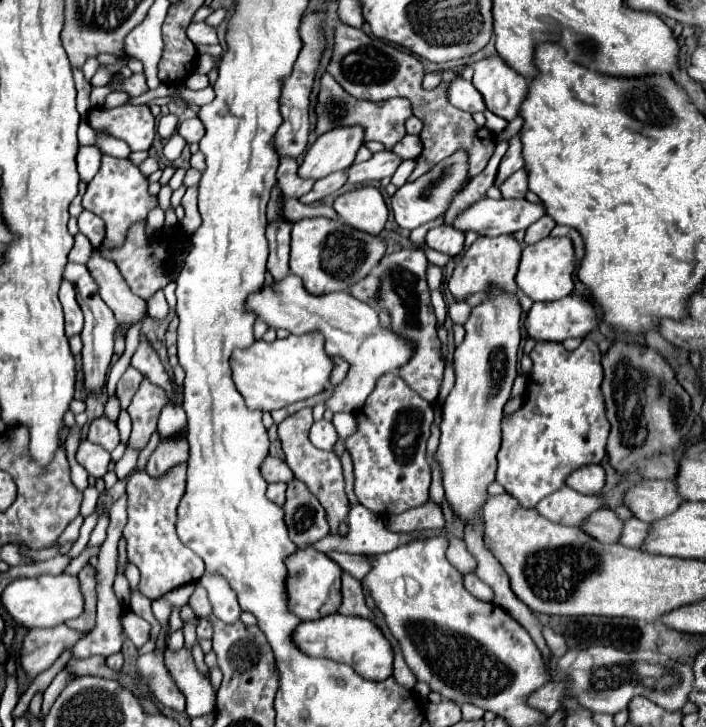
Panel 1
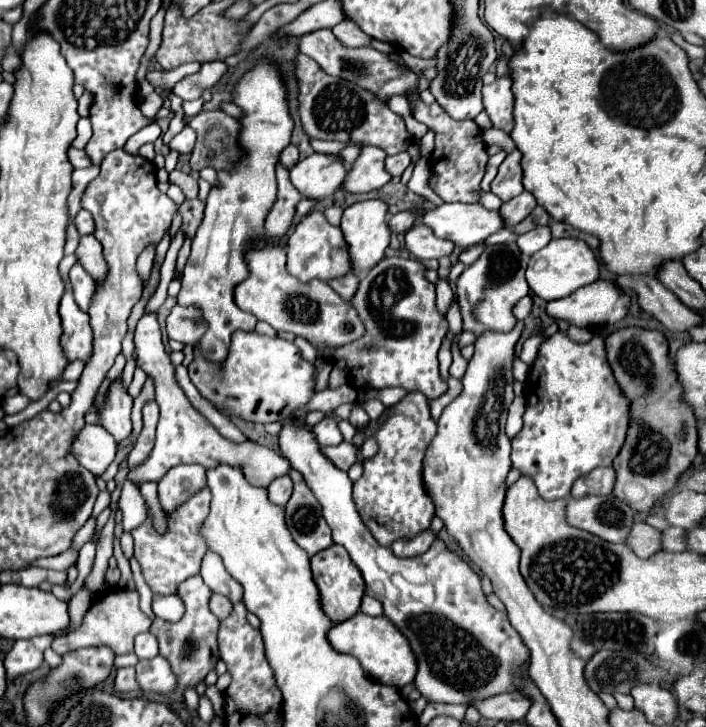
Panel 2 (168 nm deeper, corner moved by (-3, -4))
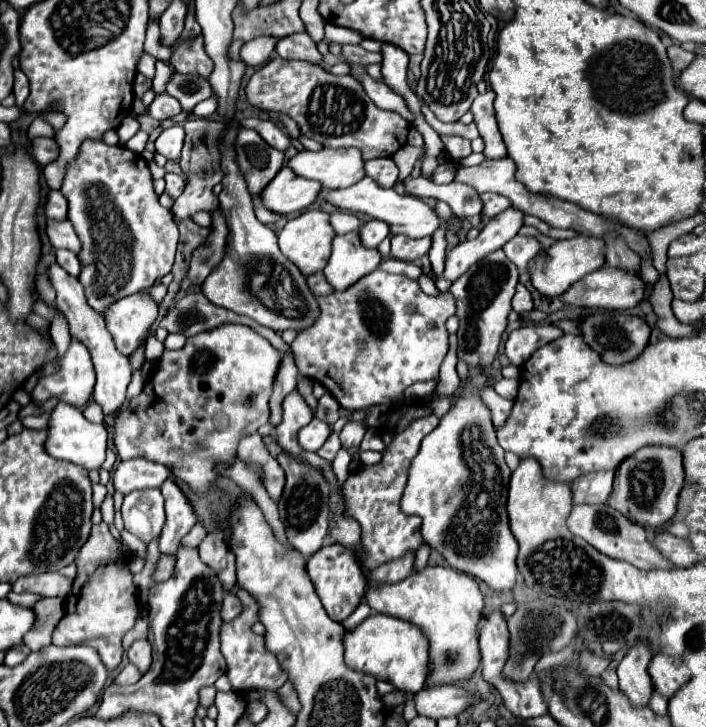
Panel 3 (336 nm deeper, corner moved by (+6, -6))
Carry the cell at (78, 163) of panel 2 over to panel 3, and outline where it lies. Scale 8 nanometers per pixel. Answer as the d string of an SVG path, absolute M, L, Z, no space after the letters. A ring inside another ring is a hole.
M35 137L35 139L31 139L31 149L33 149L33 157L41 165L51 163L55 159L55 155L57 155L57 145L49 137Z

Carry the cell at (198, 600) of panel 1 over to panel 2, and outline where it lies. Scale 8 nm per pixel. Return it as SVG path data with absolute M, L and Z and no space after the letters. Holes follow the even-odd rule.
M212 595L210 597L210 611L222 621L226 619L226 615L232 611L232 603L228 599L224 599L224 595Z

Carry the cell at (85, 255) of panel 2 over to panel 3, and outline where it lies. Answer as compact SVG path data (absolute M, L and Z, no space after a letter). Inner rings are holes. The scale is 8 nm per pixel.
M47 219L47 227L45 227L45 233L49 237L49 241L59 249L59 247L65 247L65 249L71 249L71 251L79 251L79 237L71 225L71 221L63 219L63 221L55 221L55 219Z

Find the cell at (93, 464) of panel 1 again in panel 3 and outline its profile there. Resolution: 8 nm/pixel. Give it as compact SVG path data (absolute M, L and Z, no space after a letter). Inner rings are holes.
M57 403L49 417L49 429L47 429L47 441L45 441L45 451L63 461L71 461L77 465L83 465L85 469L101 469L101 463L105 461L105 451L107 451L107 429L105 425L91 423L83 417L81 409L67 405L67 403Z

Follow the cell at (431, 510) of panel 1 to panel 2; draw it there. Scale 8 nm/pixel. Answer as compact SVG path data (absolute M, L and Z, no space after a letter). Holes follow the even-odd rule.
M426 529L426 531L420 531L420 535L414 535L412 539L396 539L392 543L392 551L398 557L416 557L428 551L434 539L438 539L438 535L432 529Z

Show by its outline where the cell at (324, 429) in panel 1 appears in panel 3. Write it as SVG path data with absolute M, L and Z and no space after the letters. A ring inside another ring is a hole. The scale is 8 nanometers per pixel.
M313 419L309 425L305 425L297 439L299 439L299 445L305 449L305 451L317 451L323 447L323 443L327 441L331 429L325 421L319 421L319 419Z

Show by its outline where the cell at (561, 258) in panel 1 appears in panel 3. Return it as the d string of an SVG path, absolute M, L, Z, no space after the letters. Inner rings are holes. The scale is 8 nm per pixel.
M577 235L575 239L565 239L557 241L549 249L545 249L541 255L537 255L531 265L531 283L537 291L543 295L563 295L575 281L583 279L591 271L599 269L605 263L605 243L599 237L587 237L587 235Z

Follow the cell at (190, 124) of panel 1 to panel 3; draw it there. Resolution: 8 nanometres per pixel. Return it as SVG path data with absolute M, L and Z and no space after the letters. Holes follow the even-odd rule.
M173 125L173 127L165 129L155 141L157 153L165 155L167 159L179 159L181 149L183 149L183 139L185 139L185 133L183 133L181 125Z

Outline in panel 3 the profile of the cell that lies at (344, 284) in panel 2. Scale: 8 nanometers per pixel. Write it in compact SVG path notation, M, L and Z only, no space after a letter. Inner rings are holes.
M313 273L313 275L309 275L309 277L307 277L307 285L309 285L309 289L311 289L313 295L329 295L329 293L333 293L333 289L331 289L331 285L327 283L327 279L325 279L323 273Z

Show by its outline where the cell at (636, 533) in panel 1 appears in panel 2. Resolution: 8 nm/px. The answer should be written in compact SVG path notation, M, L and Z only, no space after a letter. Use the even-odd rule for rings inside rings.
M666 527L662 533L662 549L664 551L684 551L684 529L680 527Z

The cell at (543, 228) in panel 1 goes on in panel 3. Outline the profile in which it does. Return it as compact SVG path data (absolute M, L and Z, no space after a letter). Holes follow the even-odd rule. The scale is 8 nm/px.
M515 235L511 241L507 241L503 245L503 251L517 265L519 271L525 271L529 261L541 251L541 245L539 245L539 241L535 237Z

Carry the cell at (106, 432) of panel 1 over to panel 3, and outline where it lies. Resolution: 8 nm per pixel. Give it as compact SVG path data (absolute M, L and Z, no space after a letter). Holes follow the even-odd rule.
M57 261L47 267L47 275L49 275L49 281L51 281L53 289L57 291L57 301L55 301L57 309L63 311L63 315L69 321L71 337L75 337L77 341L81 341L89 349L89 353L93 357L93 365L95 365L95 373L97 373L97 383L95 383L93 399L103 407L105 415L113 415L113 413L117 413L121 409L121 405L125 401L127 385L131 381L131 363L129 363L129 357L125 357L123 353L119 353L115 349L113 337L105 329L105 319L99 313L95 313L95 309L89 307L85 291L83 291L83 285L77 281L77 277L71 277L65 269L59 267Z

